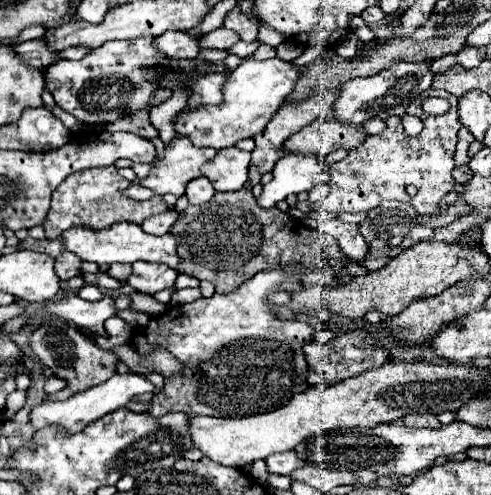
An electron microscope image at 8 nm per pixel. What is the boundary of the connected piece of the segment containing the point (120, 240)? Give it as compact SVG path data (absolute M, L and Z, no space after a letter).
M118 222L112 224L108 228L88 228L88 226L74 226L70 230L66 230L60 238L56 240L34 240L34 238L26 238L20 246L22 250L34 250L34 252L44 252L52 258L56 258L58 254L62 254L64 250L74 252L78 258L82 260L94 260L96 264L114 264L114 262L126 262L126 264L134 264L138 260L144 262L162 262L168 264L170 268L178 268L180 260L178 260L178 252L176 252L176 238L172 234L164 234L164 236L150 236L146 232L142 232L140 226L130 224L130 222Z

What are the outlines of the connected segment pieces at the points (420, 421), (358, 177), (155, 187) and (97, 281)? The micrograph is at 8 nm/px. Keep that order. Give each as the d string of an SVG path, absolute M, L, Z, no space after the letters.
M420 414L420 416L406 416L404 426L410 428L440 428L442 424L434 414Z
M426 90L420 98L416 98L408 108L406 114L418 116L424 124L422 132L418 136L408 136L402 126L400 116L390 116L386 120L386 130L368 136L358 148L352 148L346 158L330 166L330 194L322 202L314 202L311 209L326 210L332 214L360 213L362 210L370 210L378 206L382 200L410 200L410 196L404 191L408 185L418 188L418 212L420 214L434 214L438 210L438 204L442 196L454 190L454 152L456 152L456 134L462 128L458 124L458 98L444 92L444 98L450 102L450 110L440 116L426 114L422 110L422 100L428 96L440 96L442 92Z
M174 138L140 184L158 196L174 194L180 198L184 194L184 186L200 176L202 164L210 162L216 152L218 150L214 148L194 148L188 140Z
M104 272L86 274L86 276L84 276L84 280L86 280L86 284L94 284L94 286L98 286L98 288L112 290L122 288L122 282L120 282L120 280L116 280L116 278L112 278L112 276L108 276L108 273Z

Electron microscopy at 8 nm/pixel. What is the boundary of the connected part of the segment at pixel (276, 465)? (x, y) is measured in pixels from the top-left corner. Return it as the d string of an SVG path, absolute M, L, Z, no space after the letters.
M294 450L282 452L282 454L272 454L272 456L266 458L266 464L268 464L268 470L270 470L270 472L282 474L282 476L288 476L292 470L304 466L304 462L296 456Z

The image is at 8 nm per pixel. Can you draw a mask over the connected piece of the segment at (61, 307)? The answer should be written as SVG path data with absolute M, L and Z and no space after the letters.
M70 294L70 296L64 296L64 298L48 304L46 310L66 322L84 326L84 328L92 330L94 334L102 332L104 320L116 316L116 306L114 306L112 296L104 296L100 302L88 302L76 294Z

